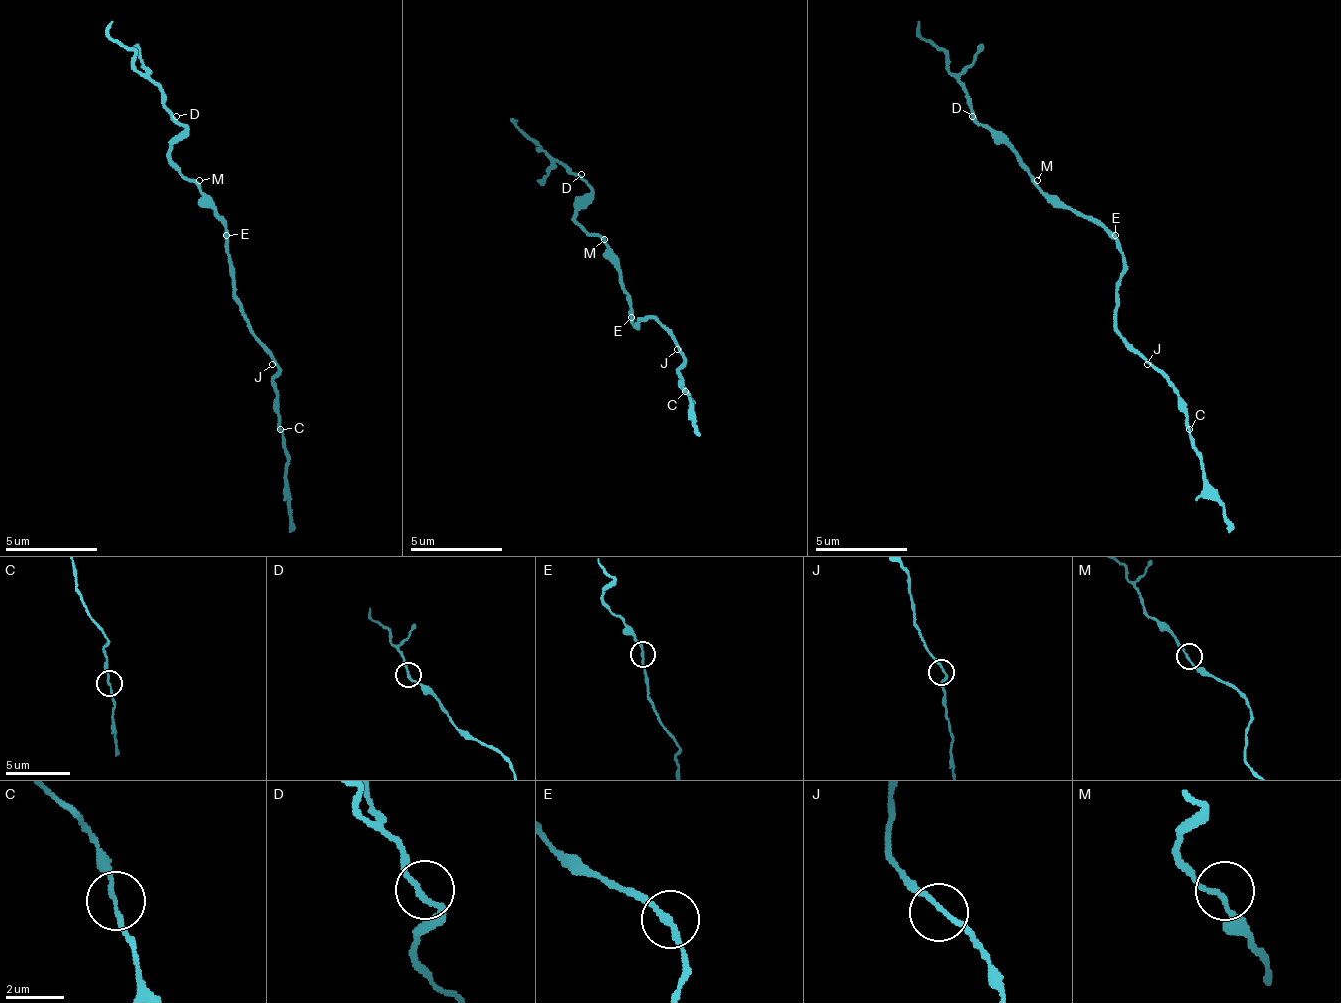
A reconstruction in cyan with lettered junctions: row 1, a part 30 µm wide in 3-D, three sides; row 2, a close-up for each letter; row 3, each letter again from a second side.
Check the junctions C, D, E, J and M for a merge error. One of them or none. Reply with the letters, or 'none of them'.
none of them

